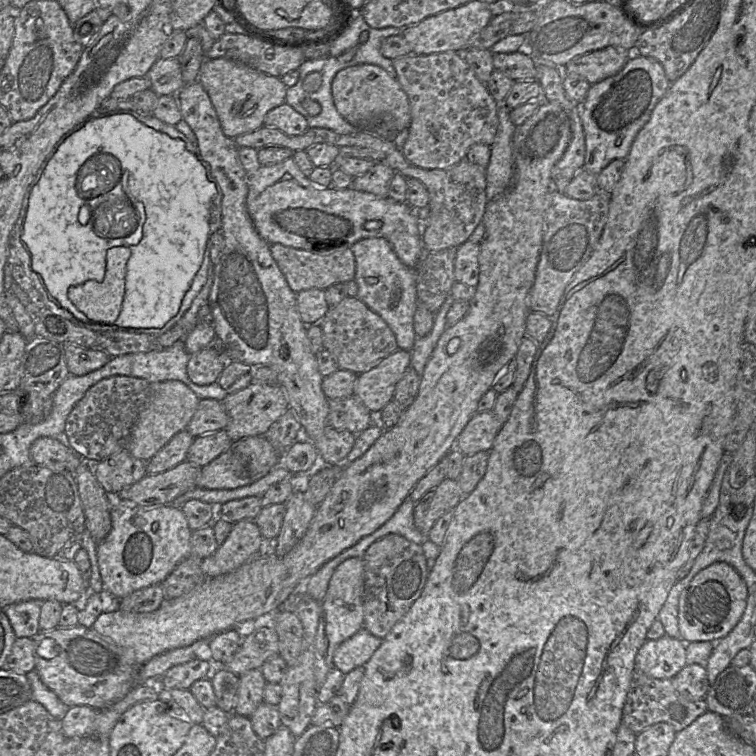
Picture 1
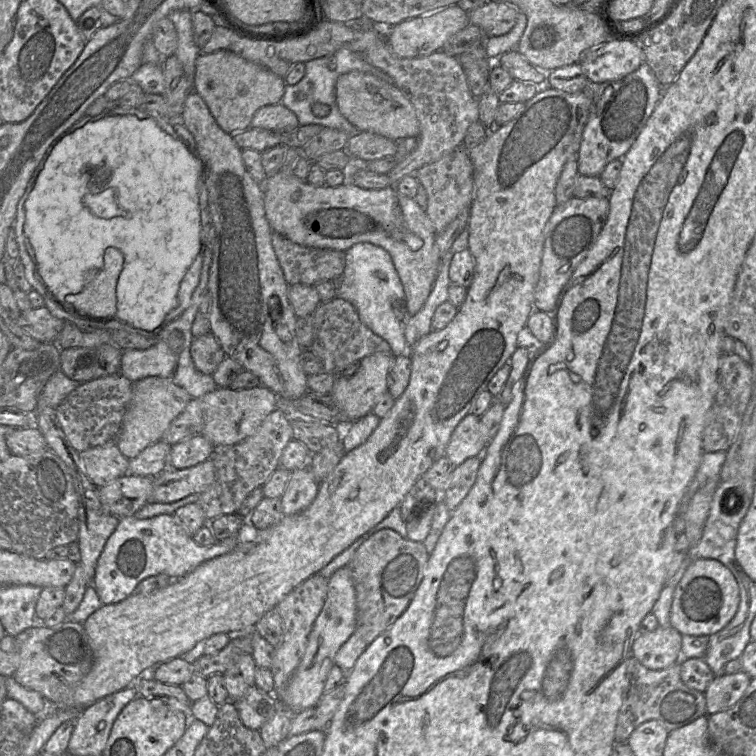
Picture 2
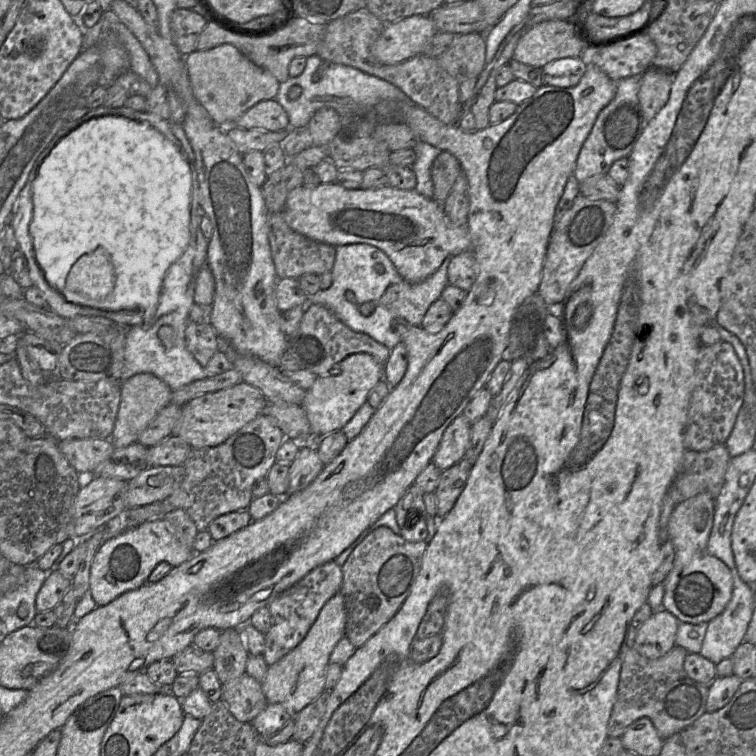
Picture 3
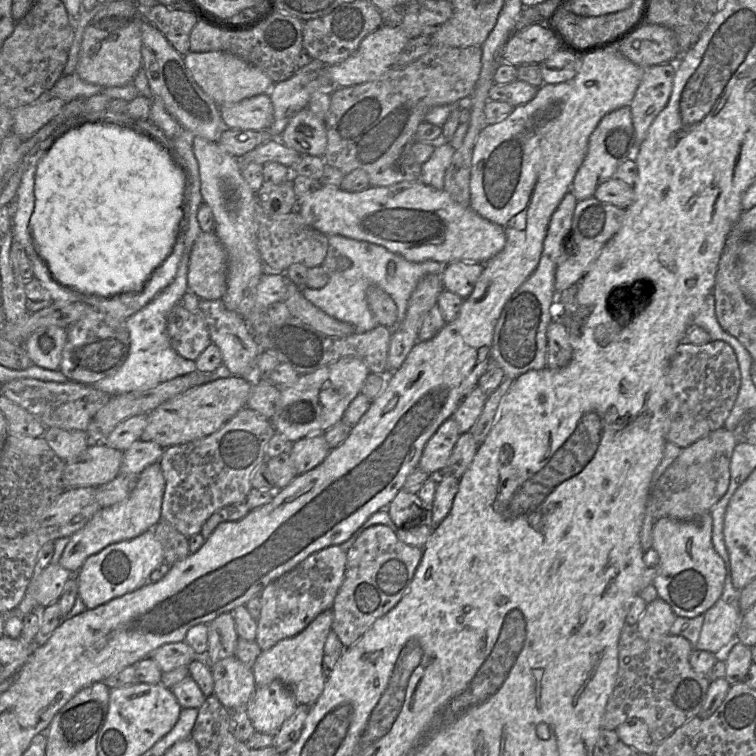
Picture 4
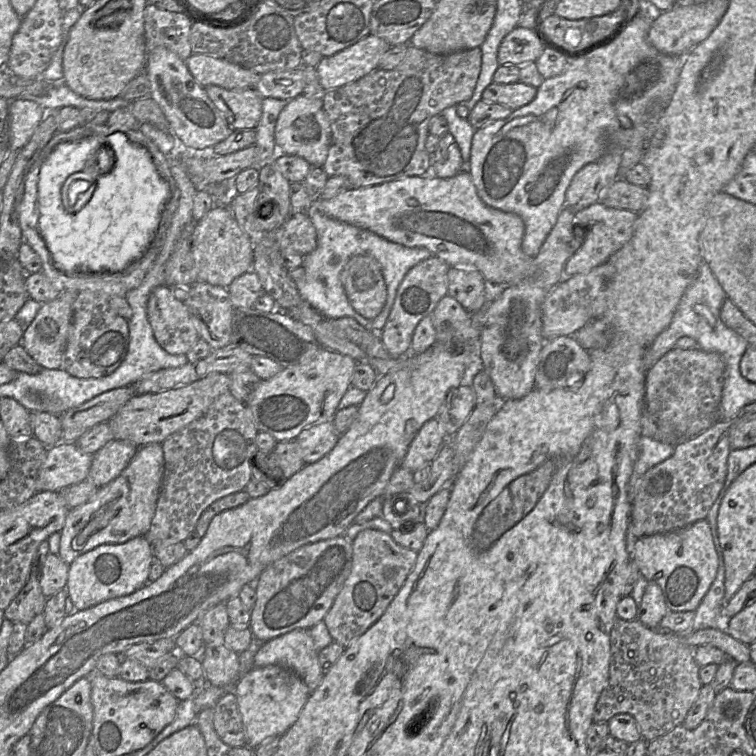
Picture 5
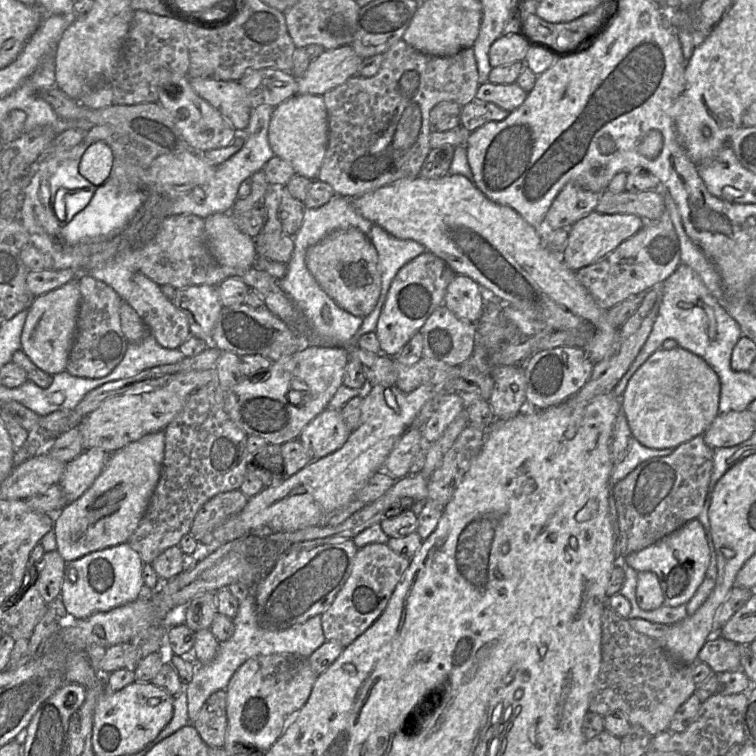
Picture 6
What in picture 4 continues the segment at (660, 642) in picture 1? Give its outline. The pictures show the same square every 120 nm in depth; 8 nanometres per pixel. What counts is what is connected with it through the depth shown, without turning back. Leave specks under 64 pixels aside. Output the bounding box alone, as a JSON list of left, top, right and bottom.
[635,597,677,640]

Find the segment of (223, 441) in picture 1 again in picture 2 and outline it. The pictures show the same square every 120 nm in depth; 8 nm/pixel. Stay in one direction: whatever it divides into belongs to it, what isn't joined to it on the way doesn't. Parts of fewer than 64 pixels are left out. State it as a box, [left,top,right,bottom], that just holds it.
[167,435,215,469]

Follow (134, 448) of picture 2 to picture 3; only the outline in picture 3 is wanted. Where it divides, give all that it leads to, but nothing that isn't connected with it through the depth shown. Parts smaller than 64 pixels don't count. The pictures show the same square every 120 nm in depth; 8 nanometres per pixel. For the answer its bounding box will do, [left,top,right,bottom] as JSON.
[110,373,172,448]

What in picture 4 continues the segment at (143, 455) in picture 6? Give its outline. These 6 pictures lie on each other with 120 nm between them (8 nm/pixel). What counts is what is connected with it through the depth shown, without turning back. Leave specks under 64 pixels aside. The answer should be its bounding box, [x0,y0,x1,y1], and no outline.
[59,462,164,574]

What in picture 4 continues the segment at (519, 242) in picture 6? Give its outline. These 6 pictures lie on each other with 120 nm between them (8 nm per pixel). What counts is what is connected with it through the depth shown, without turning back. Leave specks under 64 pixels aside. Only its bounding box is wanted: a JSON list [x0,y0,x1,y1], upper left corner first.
[295,180,506,266]

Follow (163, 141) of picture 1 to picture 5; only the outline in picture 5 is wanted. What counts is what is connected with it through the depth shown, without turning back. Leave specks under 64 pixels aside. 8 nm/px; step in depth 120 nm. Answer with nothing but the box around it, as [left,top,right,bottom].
[19,124,171,273]

